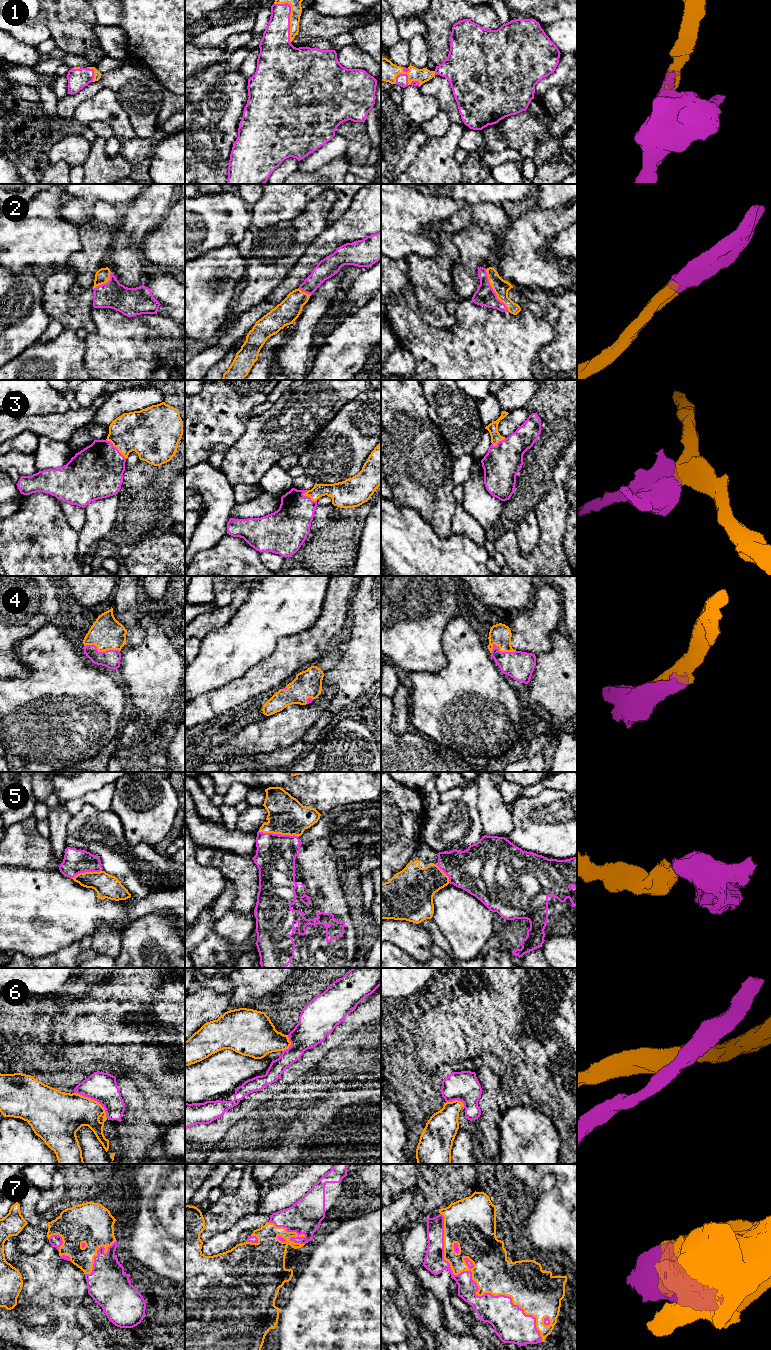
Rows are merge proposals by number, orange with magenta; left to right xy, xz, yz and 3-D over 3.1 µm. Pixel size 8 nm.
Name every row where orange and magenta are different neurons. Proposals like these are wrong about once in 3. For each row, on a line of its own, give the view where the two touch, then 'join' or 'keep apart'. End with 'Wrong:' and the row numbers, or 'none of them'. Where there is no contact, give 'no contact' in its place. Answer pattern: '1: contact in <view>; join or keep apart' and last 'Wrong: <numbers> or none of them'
1: contact in yz; join
2: contact in yz; join
3: contact in xy; join
4: contact in xy; join
5: contact in xz; join
6: contact in xy; keep apart
7: contact in yz; join
Wrong: 6

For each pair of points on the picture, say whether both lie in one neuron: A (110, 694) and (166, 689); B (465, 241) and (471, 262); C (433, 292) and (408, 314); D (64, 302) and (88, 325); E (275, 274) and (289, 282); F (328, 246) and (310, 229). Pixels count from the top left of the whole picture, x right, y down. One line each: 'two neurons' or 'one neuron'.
A: two neurons
B: one neuron
C: two neurons
D: one neuron
E: two neurons
F: two neurons

